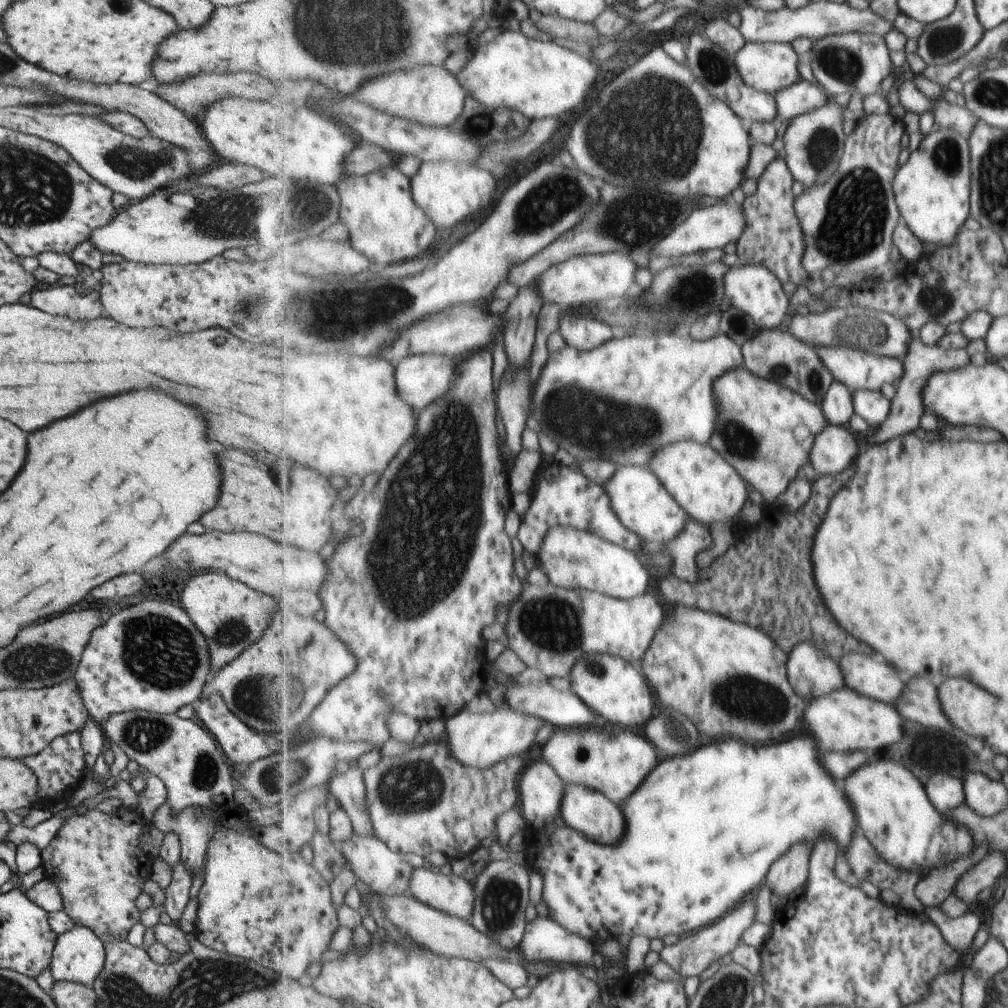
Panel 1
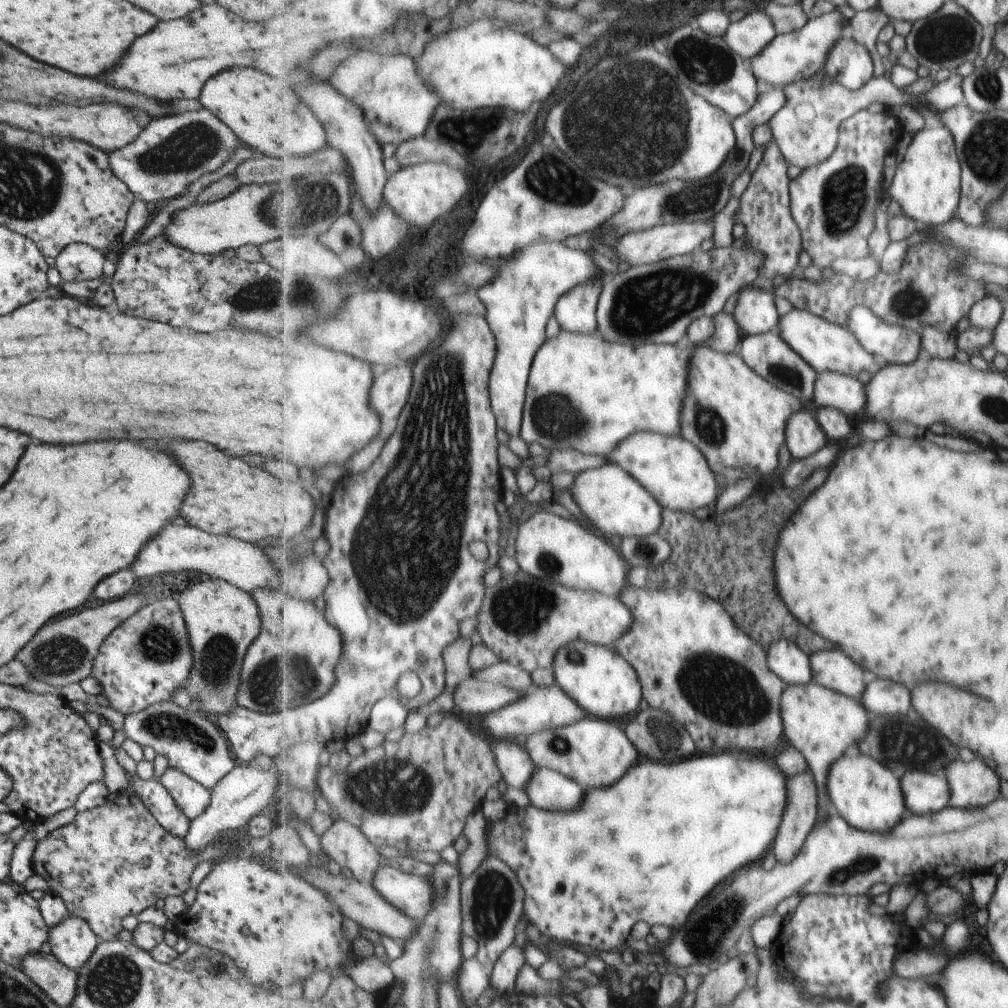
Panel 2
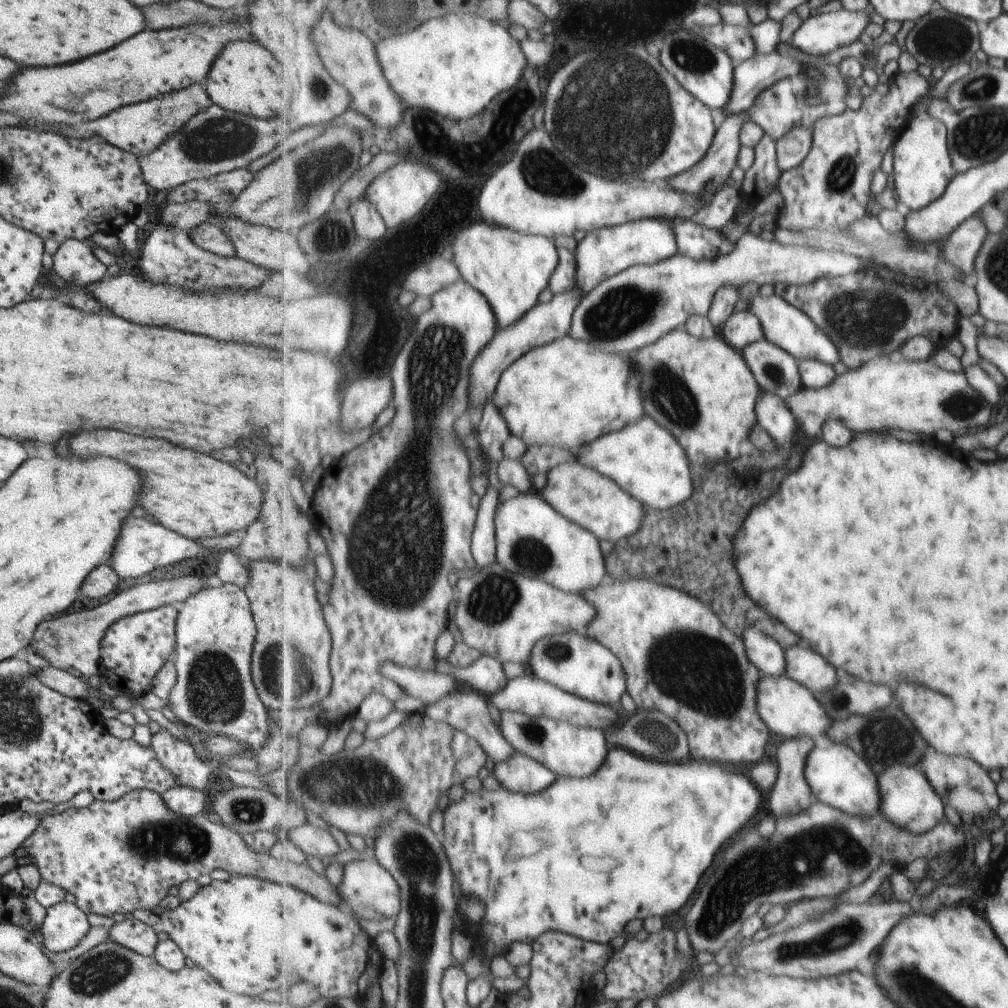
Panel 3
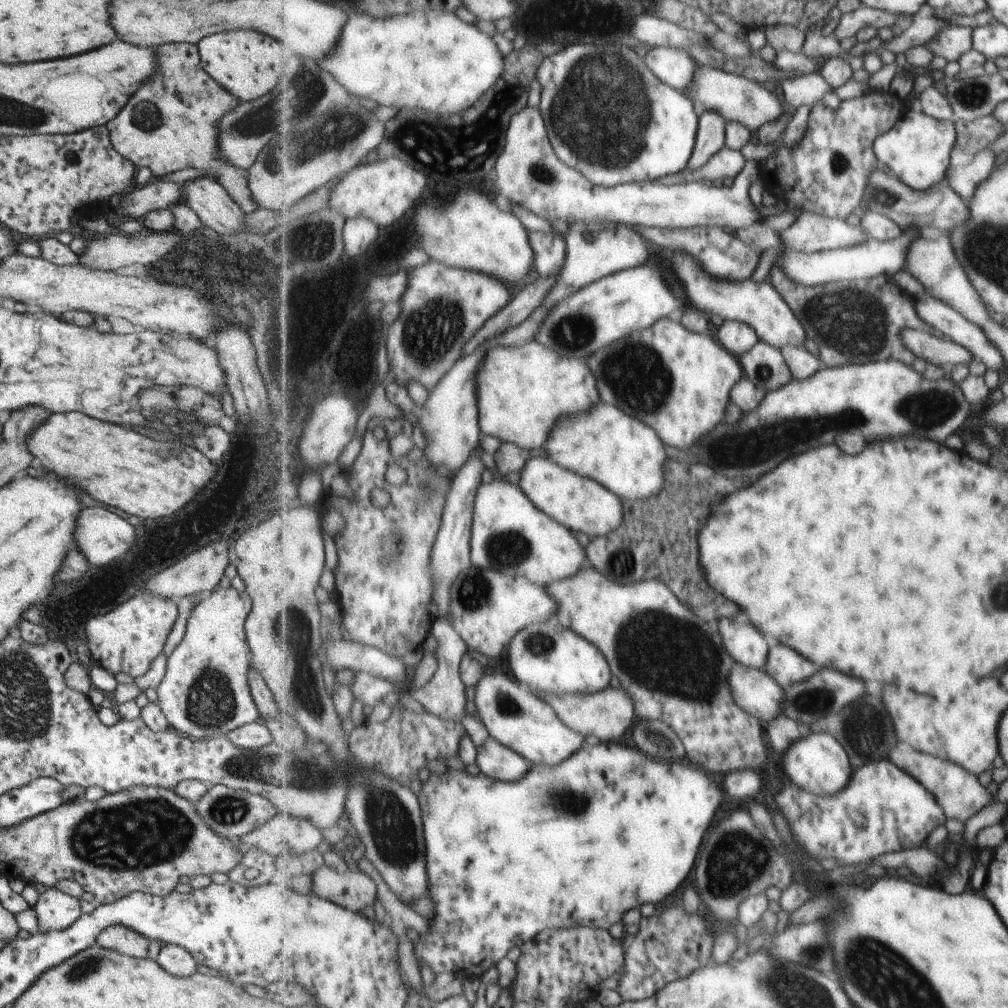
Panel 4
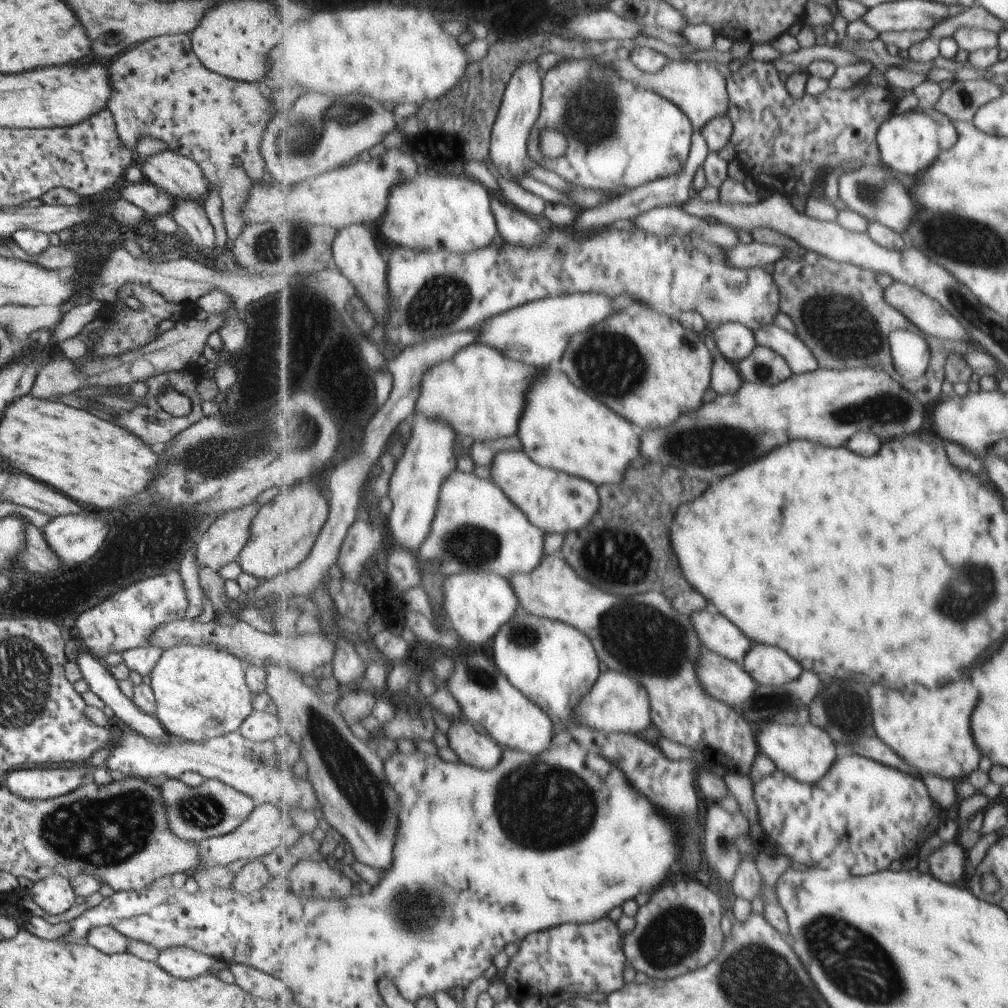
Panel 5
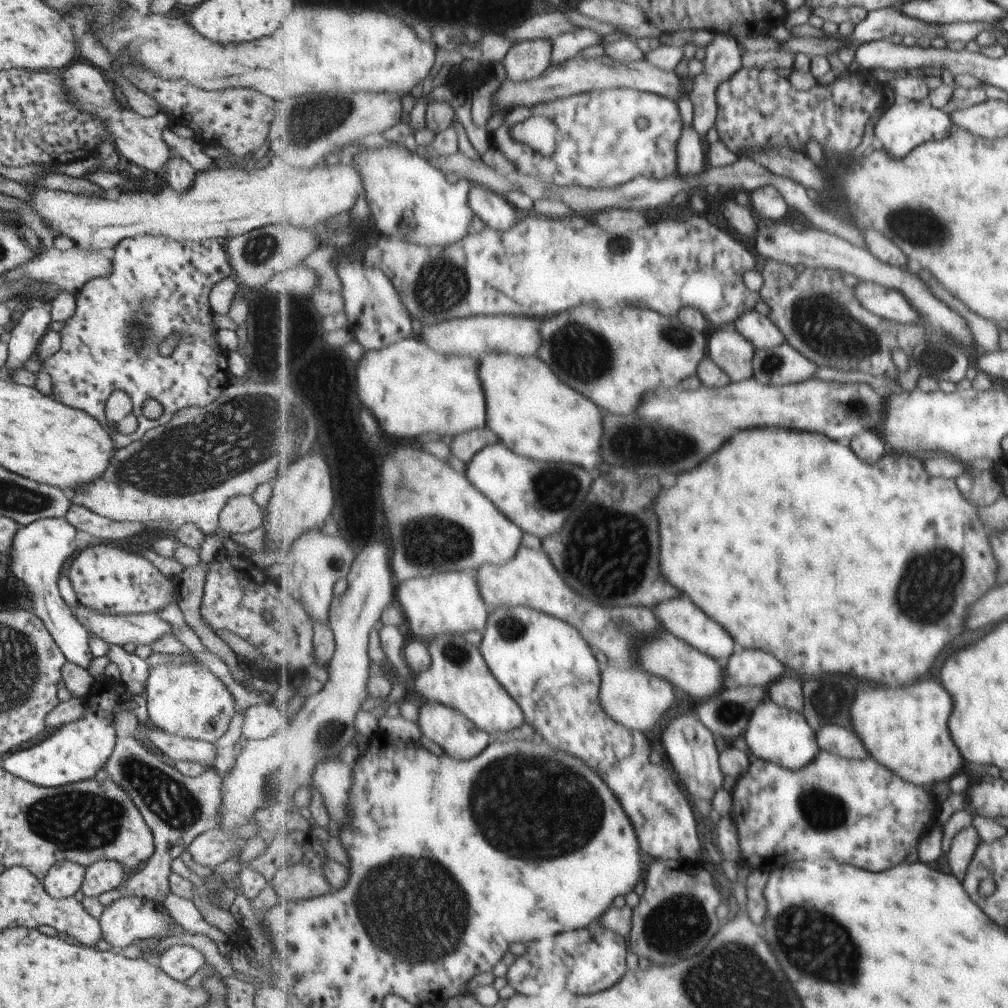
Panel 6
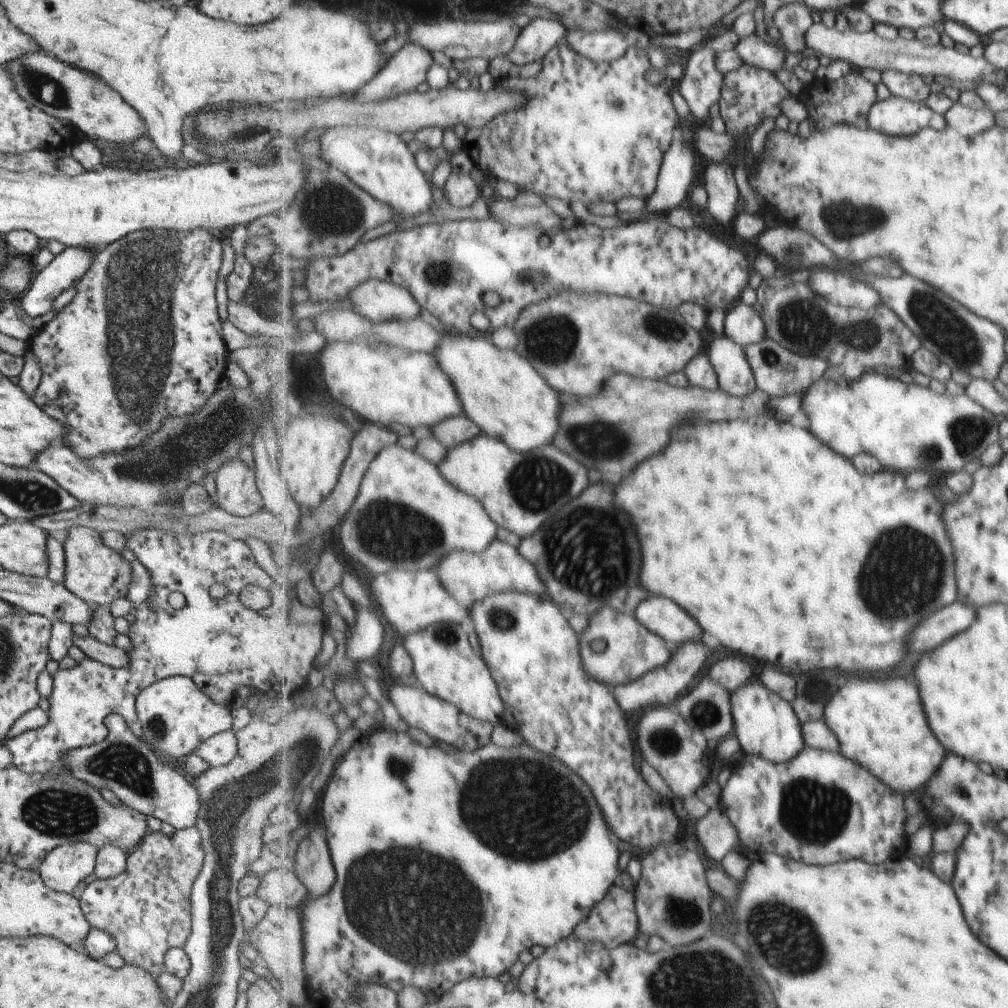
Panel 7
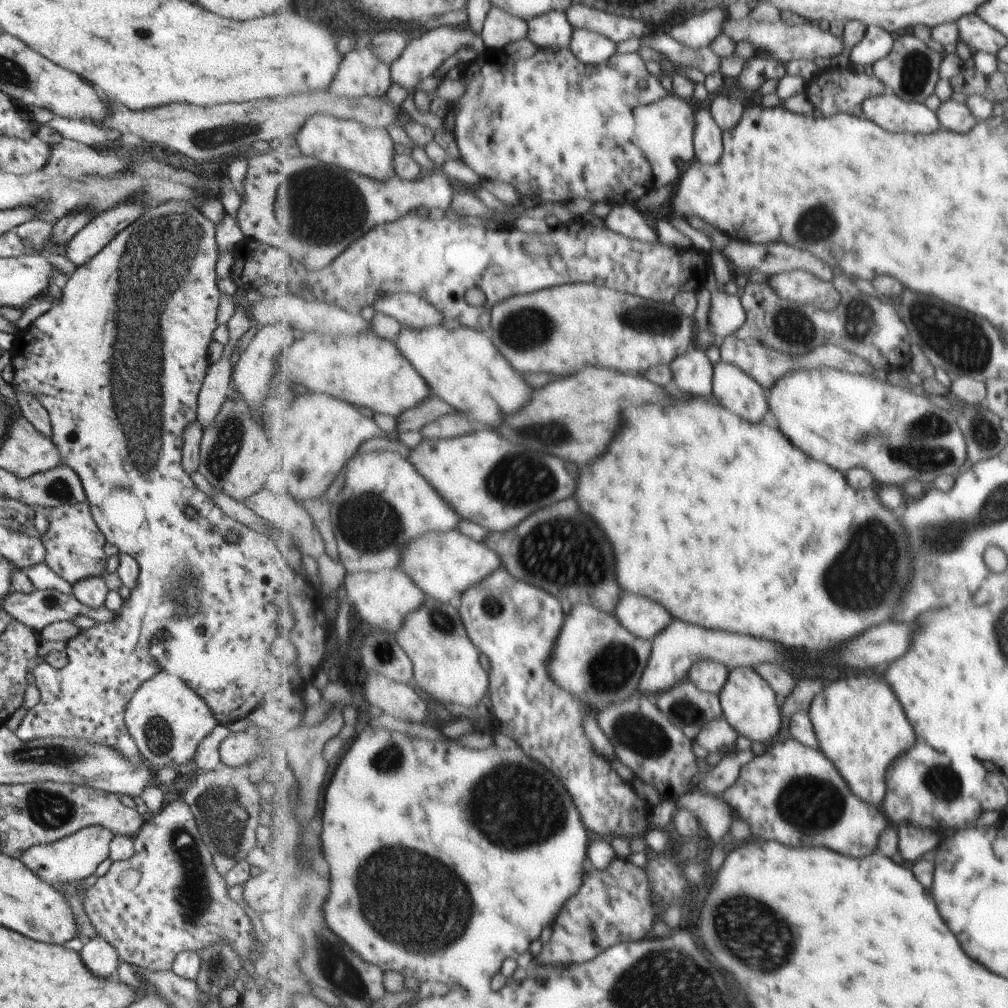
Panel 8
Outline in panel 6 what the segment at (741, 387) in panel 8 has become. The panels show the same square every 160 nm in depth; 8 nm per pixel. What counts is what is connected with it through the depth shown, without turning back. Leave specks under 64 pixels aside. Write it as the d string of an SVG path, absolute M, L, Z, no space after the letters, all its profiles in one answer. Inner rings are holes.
M725 326L712 334L708 354L729 375L731 382L738 383L754 378L755 351L756 348L735 326Z

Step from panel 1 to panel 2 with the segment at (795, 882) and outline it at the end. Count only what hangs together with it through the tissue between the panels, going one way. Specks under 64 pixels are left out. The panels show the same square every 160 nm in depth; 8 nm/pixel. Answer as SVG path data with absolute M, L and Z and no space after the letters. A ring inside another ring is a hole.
M811 770L787 780L787 808L775 842L775 852L781 860L779 863L793 862L796 859L797 852L817 822L817 804L819 790Z

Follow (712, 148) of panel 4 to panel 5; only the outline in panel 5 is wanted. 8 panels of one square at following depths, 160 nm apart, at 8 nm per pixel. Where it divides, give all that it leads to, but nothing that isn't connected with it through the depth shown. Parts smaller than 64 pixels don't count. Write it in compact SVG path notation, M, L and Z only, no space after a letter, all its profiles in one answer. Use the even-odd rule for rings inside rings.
M694 131L692 149L690 150L690 158L686 167L678 174L669 176L666 179L657 179L650 183L634 187L623 196L615 198L611 201L611 204L603 206L601 208L601 224L613 224L613 222L619 222L619 220L630 220L633 216L639 216L642 212L647 212L655 207L683 207L689 198L689 188L691 188L691 182L697 184L696 172L699 167L704 166L704 162L709 156L710 148L707 144L706 138L701 131Z

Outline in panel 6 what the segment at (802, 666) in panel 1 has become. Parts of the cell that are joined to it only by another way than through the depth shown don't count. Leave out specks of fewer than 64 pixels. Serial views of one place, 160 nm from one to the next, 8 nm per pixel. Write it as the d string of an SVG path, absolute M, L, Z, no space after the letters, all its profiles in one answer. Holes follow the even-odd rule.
M673 598L673 600L665 600L655 608L655 614L659 618L659 622L663 624L662 628L679 636L681 640L690 644L693 648L699 649L701 652L713 656L719 662L728 662L730 656L735 650L735 640L727 634L727 630L723 626L719 626L715 620L711 620L699 606L695 606L691 600L687 598Z

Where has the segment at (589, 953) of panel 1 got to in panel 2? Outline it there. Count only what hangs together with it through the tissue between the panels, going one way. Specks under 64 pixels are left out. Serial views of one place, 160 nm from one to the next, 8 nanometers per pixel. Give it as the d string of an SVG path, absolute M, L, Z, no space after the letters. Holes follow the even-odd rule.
M509 947L494 964L490 976L490 988L492 987L499 995L515 993L516 981L520 968L526 964L523 958L523 947Z

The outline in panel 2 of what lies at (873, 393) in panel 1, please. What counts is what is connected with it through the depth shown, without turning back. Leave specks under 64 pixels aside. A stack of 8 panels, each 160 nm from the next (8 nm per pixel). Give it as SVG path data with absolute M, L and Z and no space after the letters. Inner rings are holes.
M819 371L814 384L814 402L822 407L844 411L854 421L865 417L865 384L856 377L835 371Z

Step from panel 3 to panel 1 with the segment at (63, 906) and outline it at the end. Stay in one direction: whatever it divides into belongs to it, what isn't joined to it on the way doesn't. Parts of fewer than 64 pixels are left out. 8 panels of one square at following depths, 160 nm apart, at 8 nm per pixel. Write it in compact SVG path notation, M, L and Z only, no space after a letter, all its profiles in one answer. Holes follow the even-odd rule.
M74 925L67 932L56 935L49 966L55 981L71 981L90 986L102 969L103 961L104 946L102 942L86 926Z

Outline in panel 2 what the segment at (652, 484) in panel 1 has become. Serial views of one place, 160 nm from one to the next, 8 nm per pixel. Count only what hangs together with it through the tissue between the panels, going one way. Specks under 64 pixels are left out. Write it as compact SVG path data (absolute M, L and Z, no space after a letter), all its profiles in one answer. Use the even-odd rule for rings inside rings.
M605 463L599 468L577 473L572 486L572 498L582 514L603 534L625 537L649 536L661 531L665 508L634 476L623 467Z

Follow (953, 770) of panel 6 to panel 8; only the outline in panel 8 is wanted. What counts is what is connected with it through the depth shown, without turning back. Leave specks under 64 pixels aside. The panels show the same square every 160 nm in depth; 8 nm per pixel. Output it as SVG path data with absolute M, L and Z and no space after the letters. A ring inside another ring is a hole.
M849 676L824 688L815 697L809 712L819 749L834 762L855 796L871 804L883 802L888 789L886 774L892 762L919 741L895 694L879 678L871 680L871 676Z

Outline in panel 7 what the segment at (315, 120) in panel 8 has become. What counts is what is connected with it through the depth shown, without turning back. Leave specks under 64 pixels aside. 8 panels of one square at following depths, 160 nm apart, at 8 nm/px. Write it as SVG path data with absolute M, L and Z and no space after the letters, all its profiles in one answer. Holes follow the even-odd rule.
M337 126L327 128L319 142L321 158L327 162L328 167L343 172L373 198L389 204L395 214L417 216L430 212L433 193L435 195L431 181L417 168L415 154L411 153L399 135L377 128Z

